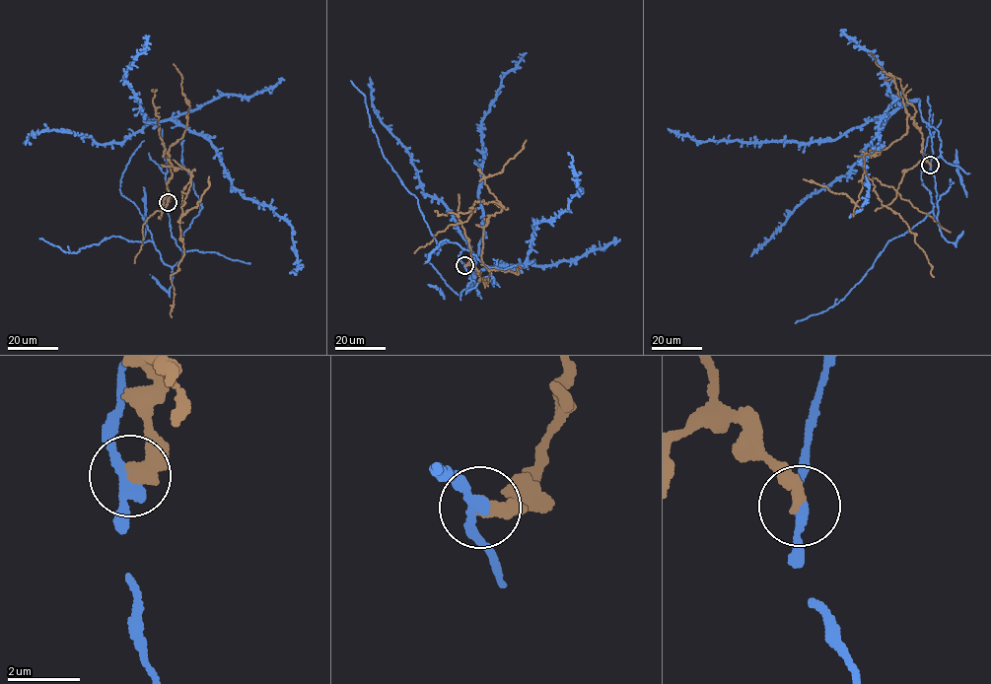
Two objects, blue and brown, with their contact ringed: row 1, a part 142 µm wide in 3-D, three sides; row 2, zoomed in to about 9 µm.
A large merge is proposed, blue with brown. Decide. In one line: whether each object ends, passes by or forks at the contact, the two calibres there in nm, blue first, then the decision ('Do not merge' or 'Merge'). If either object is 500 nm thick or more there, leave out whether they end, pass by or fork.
At the ring blue passes by. At the ring brown ends. Thickness 280 nm (blue) against 440 nm. Do not merge

